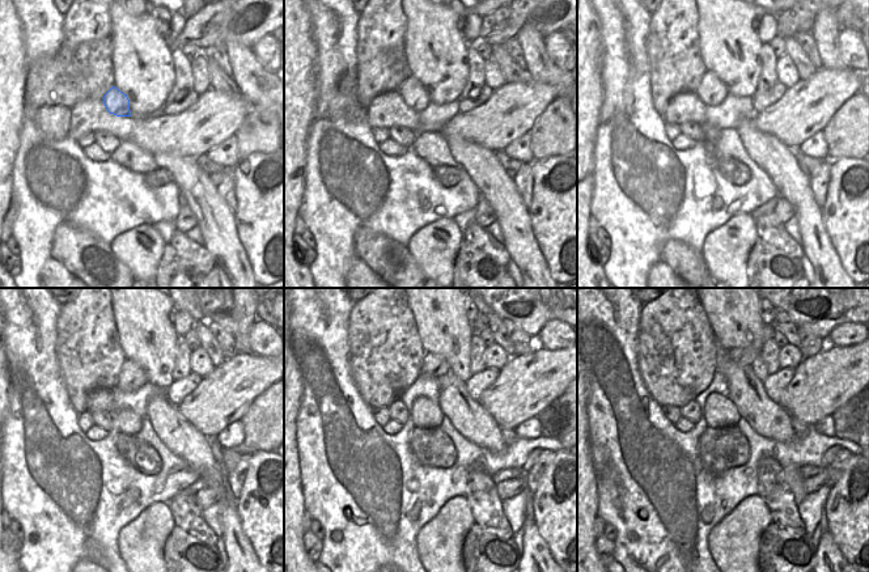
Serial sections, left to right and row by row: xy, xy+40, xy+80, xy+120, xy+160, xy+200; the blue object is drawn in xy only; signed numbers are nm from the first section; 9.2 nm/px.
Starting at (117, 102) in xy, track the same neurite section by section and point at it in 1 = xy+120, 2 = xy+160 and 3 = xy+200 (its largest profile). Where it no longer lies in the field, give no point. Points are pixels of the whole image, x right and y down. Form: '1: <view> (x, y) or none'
1: xy+120 (132, 376)
2: xy+160 (435, 365)
3: xy+200 (741, 355)

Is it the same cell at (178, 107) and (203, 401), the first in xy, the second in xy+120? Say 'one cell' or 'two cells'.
two cells

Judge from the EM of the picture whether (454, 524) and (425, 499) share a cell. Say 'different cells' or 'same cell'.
different cells

